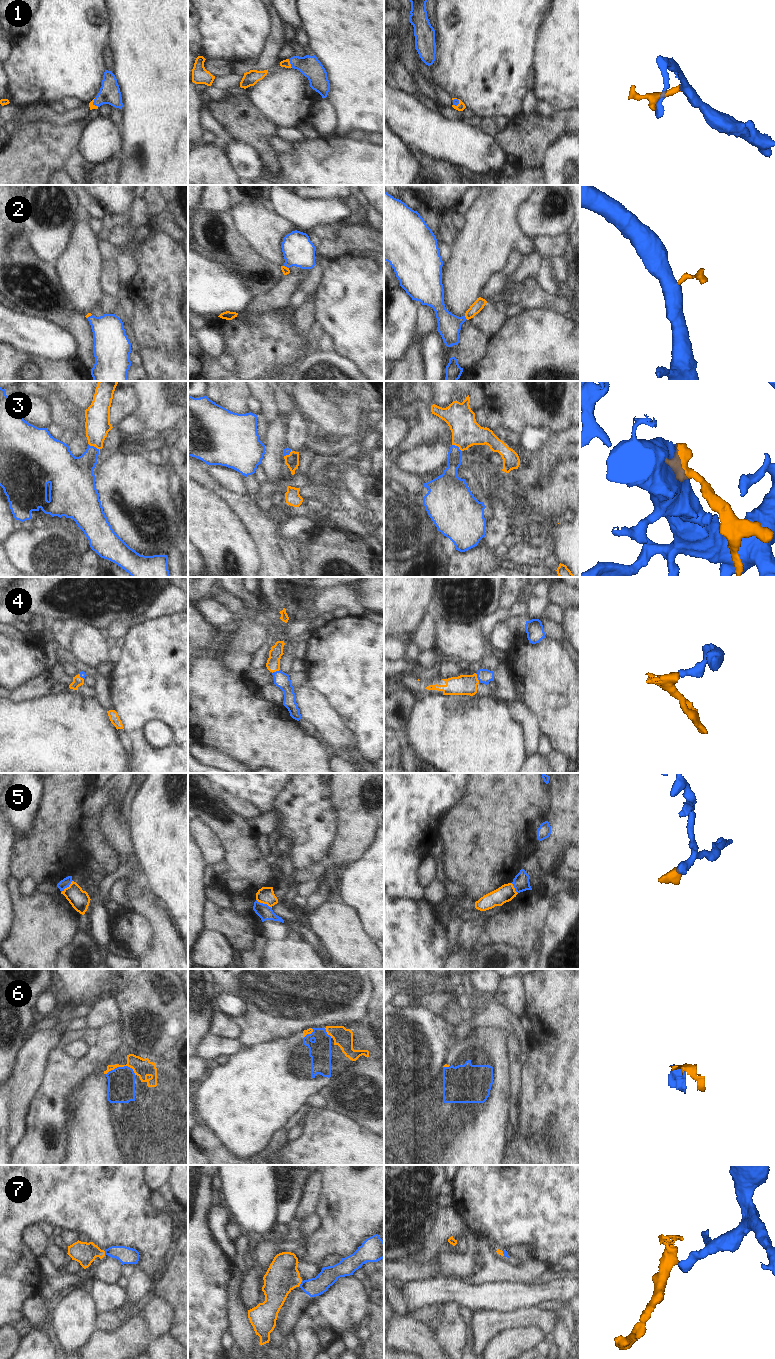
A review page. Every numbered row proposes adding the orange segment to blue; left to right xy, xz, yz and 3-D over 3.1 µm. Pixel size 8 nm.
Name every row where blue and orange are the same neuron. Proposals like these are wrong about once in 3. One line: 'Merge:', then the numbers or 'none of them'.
Merge: 1, 2, 3, 4

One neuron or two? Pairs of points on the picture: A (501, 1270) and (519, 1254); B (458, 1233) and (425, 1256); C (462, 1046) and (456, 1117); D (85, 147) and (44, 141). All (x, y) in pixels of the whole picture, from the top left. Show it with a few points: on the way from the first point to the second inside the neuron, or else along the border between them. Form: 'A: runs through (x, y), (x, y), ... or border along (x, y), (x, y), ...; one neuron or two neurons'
A: border along (510, 1258), (512, 1260); two neurons
B: runs through (449, 1233), (446, 1233), (432, 1247); one neuron
C: runs through (462, 1064), (461, 1099); one neuron
D: border along (87, 124), (76, 148); two neurons

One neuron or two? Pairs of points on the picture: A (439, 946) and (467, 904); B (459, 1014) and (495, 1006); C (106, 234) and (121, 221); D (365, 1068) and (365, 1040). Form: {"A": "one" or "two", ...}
{"A": "two", "B": "one", "C": "one", "D": "two"}

